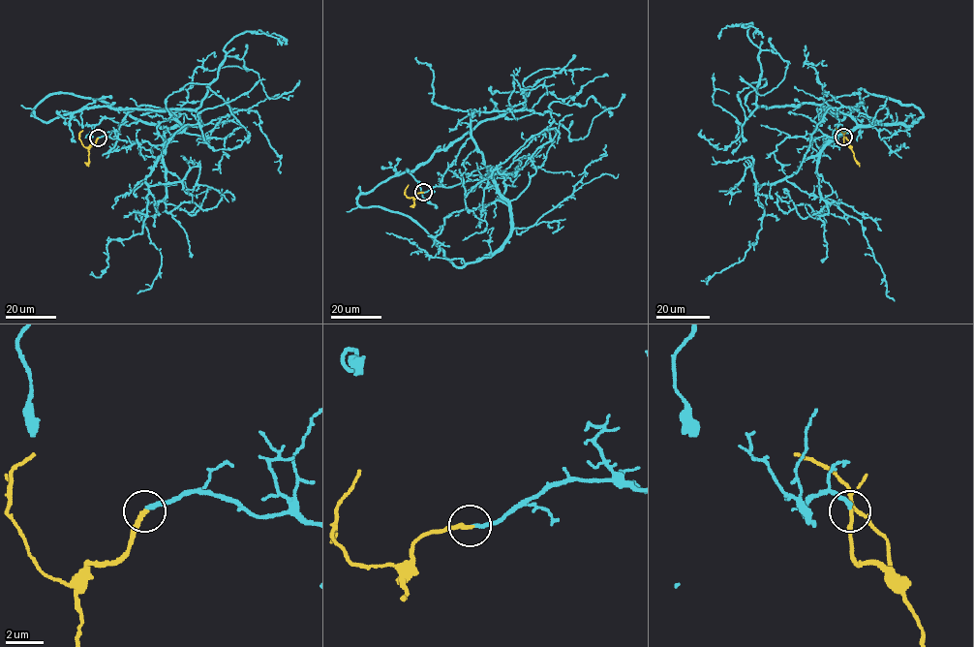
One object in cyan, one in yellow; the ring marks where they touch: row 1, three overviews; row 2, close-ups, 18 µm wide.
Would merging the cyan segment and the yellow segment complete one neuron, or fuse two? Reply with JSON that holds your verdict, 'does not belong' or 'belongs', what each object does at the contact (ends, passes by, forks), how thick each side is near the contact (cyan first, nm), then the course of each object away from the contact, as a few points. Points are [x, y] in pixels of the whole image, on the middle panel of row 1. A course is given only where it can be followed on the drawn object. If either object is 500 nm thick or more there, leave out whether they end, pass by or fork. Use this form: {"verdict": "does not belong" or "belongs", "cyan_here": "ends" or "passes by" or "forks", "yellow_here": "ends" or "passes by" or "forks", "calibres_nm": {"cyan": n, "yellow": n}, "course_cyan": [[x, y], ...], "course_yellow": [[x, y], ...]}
{"verdict": "belongs", "cyan_here": "ends", "yellow_here": "ends", "calibres_nm": {"cyan": 200, "yellow": 240}, "course_cyan": [[423, 192], [490, 178], [510, 231], [478, 261], [455, 266], [357, 197], [508, 111], [583, 138], [624, 93]], "course_yellow": [[423, 192], [408, 198], [404, 193], [408, 184]]}

